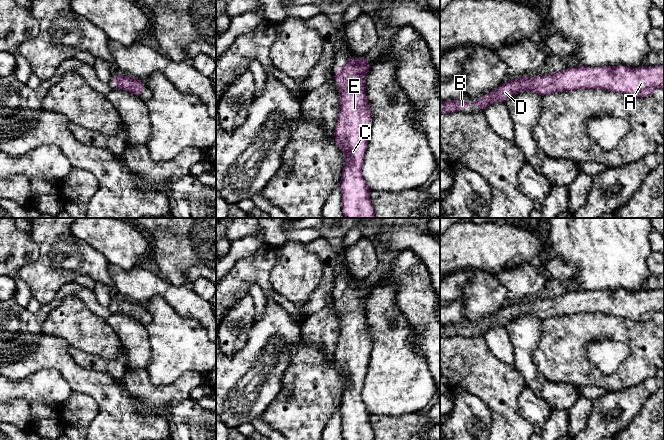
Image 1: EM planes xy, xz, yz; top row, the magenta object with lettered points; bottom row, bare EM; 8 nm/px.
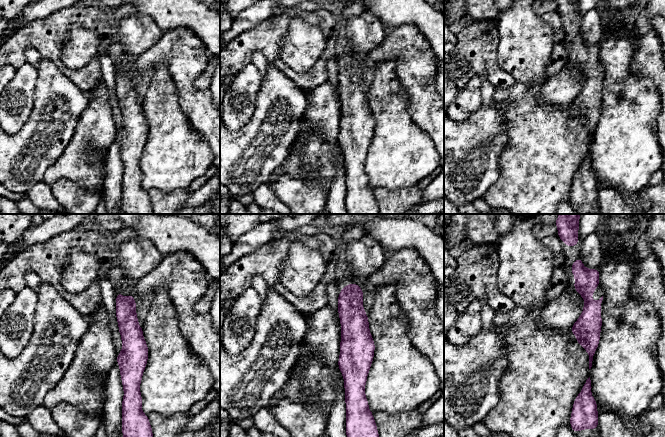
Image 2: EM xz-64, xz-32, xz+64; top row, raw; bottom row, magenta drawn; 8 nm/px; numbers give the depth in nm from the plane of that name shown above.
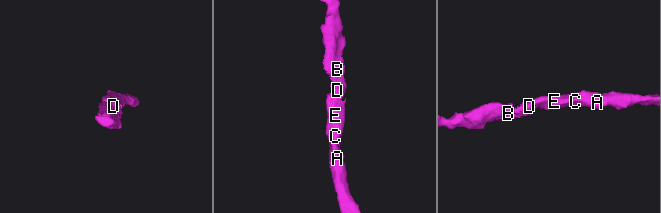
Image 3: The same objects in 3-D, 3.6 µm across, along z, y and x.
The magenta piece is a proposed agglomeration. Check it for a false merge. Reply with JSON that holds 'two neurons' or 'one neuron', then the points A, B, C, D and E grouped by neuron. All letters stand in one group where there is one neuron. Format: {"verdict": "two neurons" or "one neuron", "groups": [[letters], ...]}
{"verdict": "one neuron", "groups": [["A", "B", "C", "D", "E"]]}

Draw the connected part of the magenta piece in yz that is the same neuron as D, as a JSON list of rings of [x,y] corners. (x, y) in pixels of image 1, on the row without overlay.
[[[643,288],[640,292],[624,289],[577,290],[536,301],[521,300],[502,307],[494,315],[482,319],[475,327],[460,326],[454,323],[441,325],[440,338],[455,337],[470,329],[475,329],[484,335],[488,329],[506,326],[508,322],[522,315],[536,316],[544,321],[551,317],[597,312],[635,321],[648,321],[656,313],[664,312],[664,288],[658,290]]]

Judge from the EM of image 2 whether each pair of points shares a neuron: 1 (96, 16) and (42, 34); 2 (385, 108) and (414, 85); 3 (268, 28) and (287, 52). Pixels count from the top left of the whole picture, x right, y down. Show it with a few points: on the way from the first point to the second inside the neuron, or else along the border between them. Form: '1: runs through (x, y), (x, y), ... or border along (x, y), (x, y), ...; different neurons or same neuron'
1: runs through (83, 17), (65, 17), (55, 26); same neuron
2: border along (396, 69), (396, 75), (406, 92), (410, 114); different neurons
3: border along (290, 21), (279, 44), (279, 58), (285, 64); different neurons

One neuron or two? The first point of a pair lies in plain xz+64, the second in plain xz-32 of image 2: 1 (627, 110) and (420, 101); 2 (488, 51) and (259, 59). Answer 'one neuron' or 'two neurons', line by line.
1: two neurons
2: two neurons

